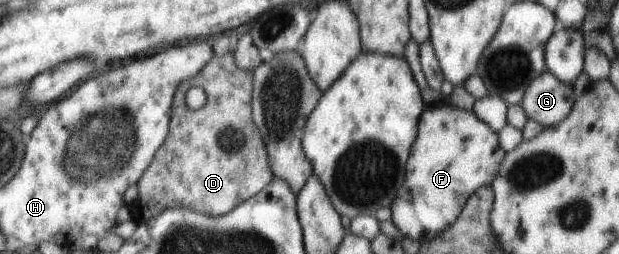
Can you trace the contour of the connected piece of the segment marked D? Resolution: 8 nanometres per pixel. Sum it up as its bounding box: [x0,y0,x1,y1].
[137,54,275,221]

